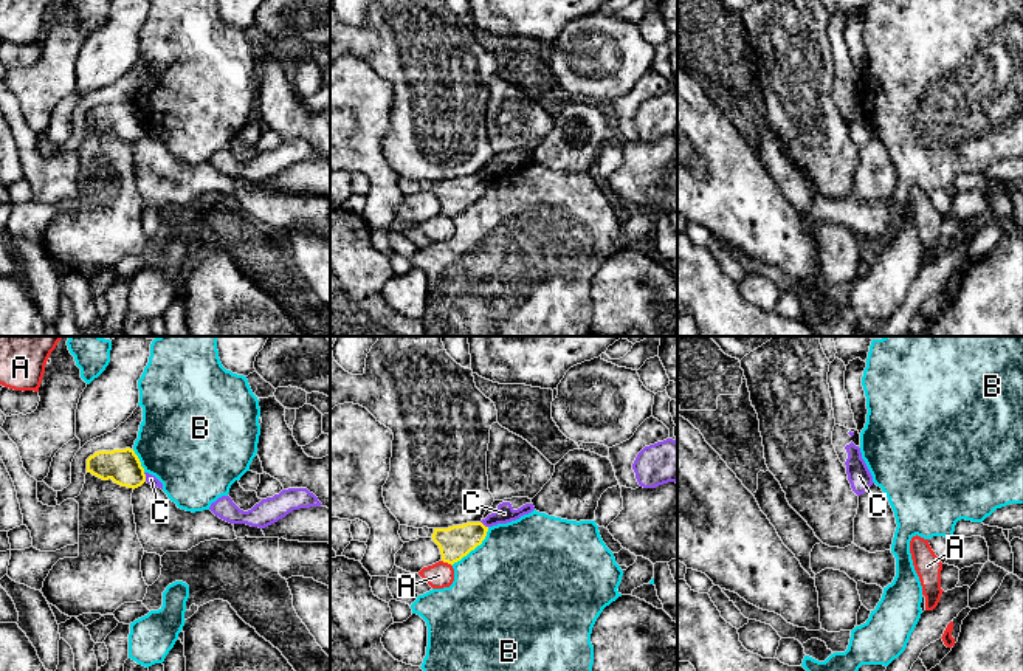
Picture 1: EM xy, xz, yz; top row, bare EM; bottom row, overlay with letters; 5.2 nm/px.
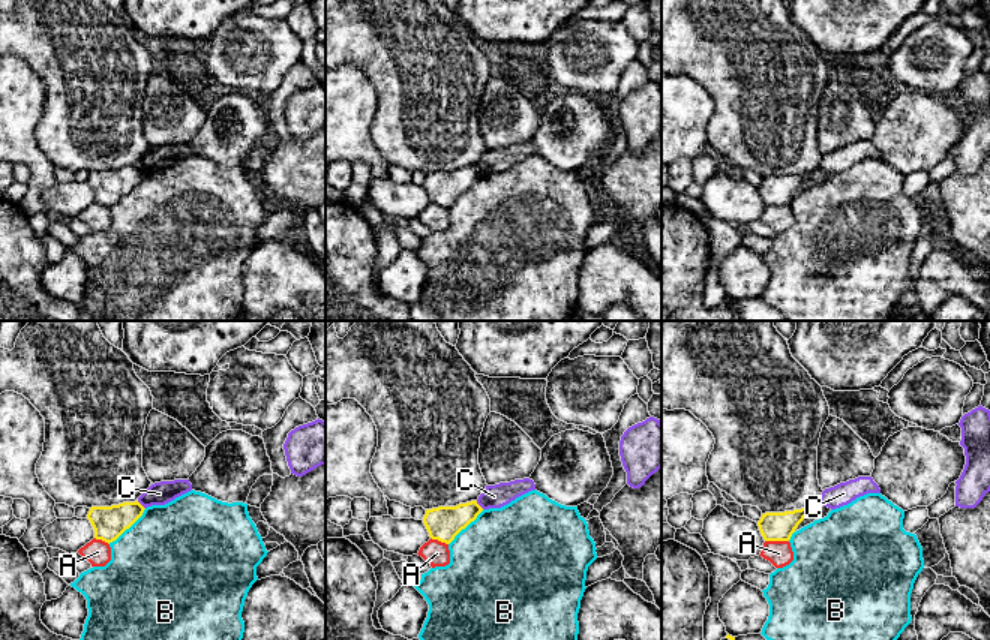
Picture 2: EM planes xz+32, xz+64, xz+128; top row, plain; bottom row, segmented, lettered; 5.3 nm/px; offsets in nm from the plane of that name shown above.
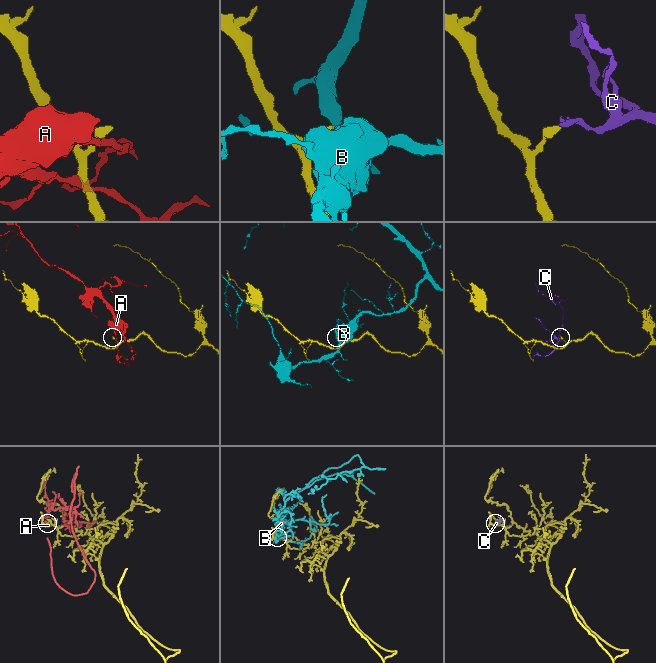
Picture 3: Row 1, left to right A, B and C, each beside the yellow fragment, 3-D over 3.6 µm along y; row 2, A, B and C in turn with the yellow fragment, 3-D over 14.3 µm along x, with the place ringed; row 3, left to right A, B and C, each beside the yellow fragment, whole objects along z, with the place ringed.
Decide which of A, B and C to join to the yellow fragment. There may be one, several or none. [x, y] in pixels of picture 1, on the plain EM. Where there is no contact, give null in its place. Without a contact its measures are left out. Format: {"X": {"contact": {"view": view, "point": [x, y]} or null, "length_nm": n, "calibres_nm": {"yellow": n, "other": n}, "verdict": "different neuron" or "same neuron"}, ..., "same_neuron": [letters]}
{"A": {"contact": {"view": "xz", "point": [447, 214]}, "length_nm": 70, "calibres_nm": {"yellow": 170, "other": 140}, "verdict": "different neuron"}, "B": {"contact": {"view": "xz", "point": [473, 202]}, "length_nm": 280, "calibres_nm": {"yellow": 170, "other": 500}, "verdict": "different neuron"}, "C": {"contact": {"view": "xy", "point": [144, 130]}, "length_nm": 50, "calibres_nm": {"yellow": 180, "other": 50}, "verdict": "different neuron"}, "same_neuron": []}

